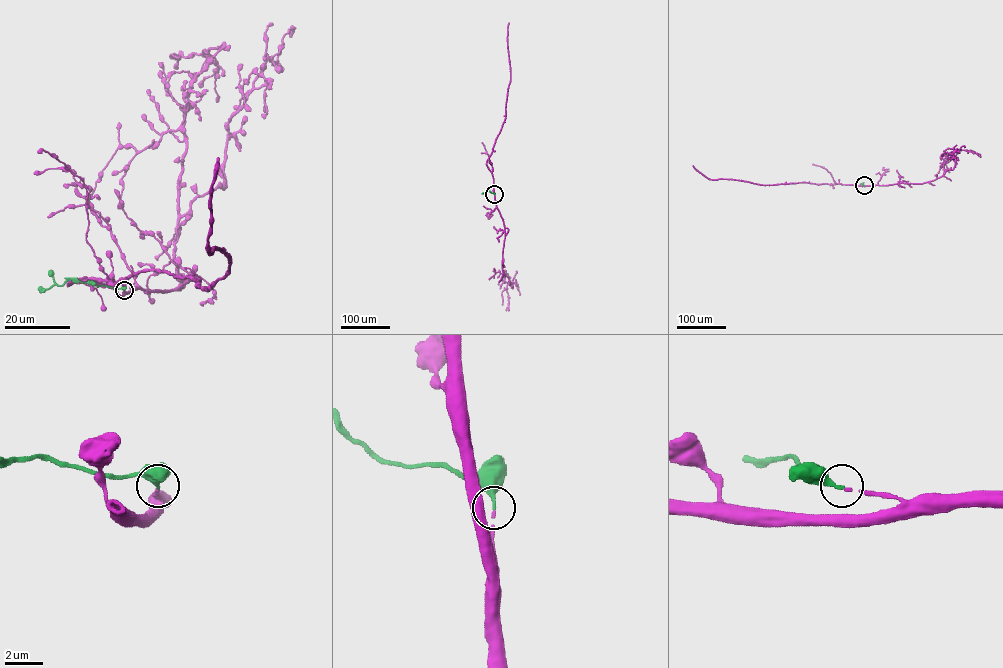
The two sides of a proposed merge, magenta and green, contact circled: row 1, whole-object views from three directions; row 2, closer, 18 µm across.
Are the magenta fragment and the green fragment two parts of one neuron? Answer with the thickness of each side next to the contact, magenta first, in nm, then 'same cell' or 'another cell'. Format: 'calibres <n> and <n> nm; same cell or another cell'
calibres 100 and 240 nm; same cell

